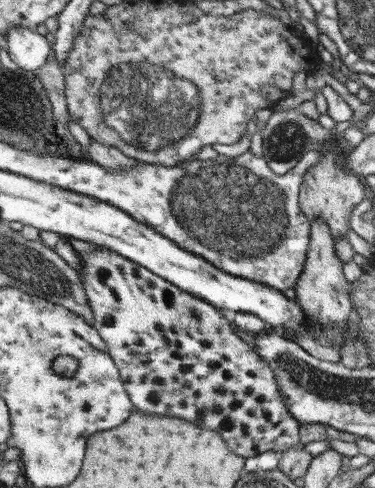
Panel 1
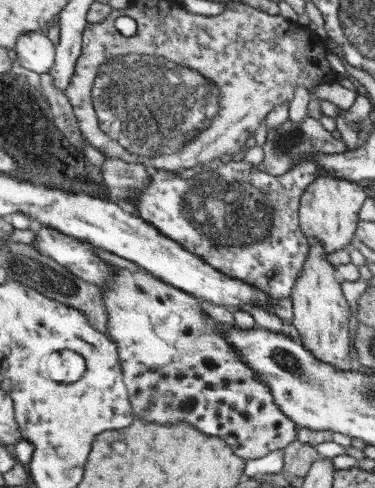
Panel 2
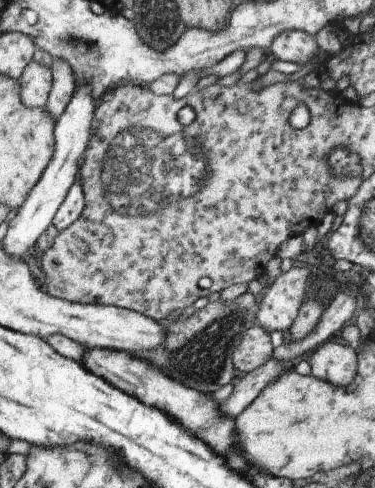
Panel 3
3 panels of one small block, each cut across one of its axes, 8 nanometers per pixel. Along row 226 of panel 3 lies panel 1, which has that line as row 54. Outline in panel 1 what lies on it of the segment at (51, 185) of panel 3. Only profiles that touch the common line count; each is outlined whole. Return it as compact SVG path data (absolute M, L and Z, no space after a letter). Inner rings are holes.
M13 28L7 34L7 46L9 46L9 56L11 60L27 70L35 72L41 70L47 60L53 54L53 44L47 36L41 36L37 30L31 28Z

